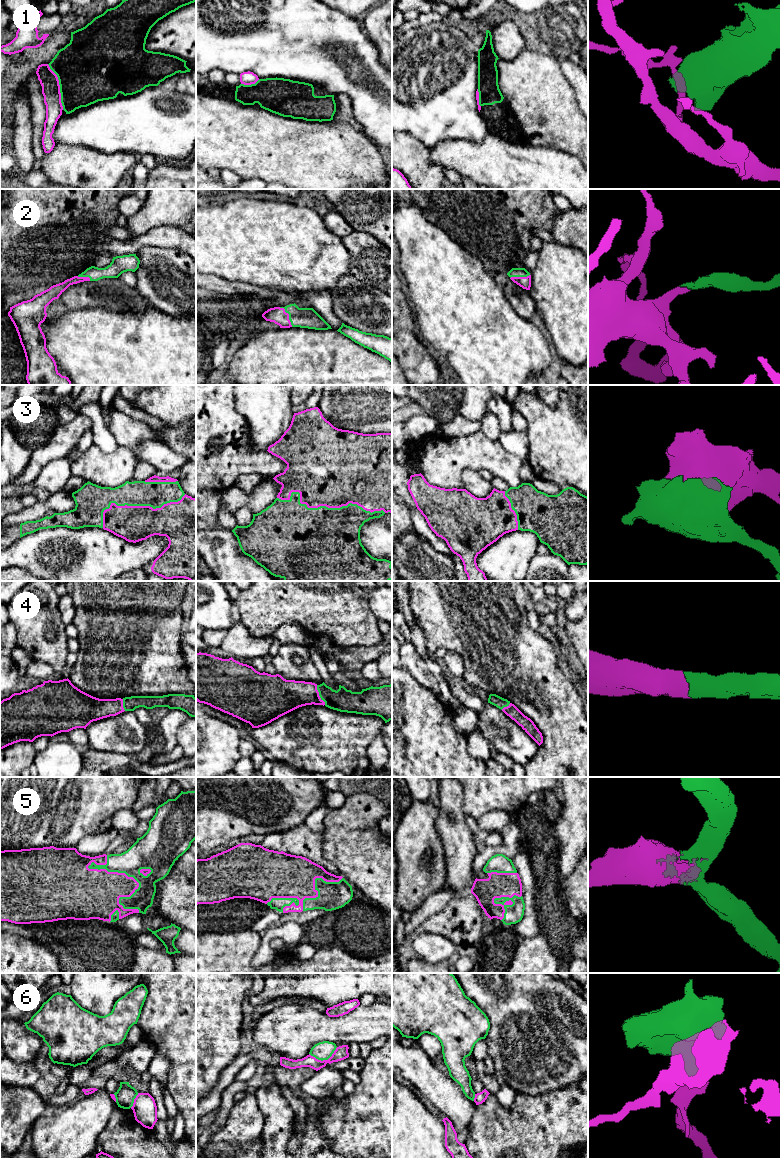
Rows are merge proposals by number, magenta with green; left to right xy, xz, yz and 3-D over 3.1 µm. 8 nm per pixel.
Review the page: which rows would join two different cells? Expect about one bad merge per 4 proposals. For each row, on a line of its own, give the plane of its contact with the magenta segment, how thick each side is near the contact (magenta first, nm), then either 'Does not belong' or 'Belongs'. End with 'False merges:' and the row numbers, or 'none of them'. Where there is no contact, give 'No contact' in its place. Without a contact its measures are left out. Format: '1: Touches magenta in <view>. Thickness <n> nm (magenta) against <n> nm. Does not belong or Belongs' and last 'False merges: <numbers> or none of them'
1: Touches magenta in xy. Thickness 150 nm (magenta) against 460 nm. Does not belong
2: Touches magenta in xz. Thickness 130 nm (magenta) against 160 nm. Belongs
3: Touches magenta in xz. Thickness 500 nm (magenta) against 480 nm. Belongs
4: Touches magenta in xz. Thickness 260 nm (magenta) against 190 nm. Belongs
5: Touches magenta in xy. Thickness 260 nm (magenta) against 260 nm. Belongs
6: Touches magenta in xz. Thickness 110 nm (magenta) against 140 nm. Does not belong
False merges: 1, 6

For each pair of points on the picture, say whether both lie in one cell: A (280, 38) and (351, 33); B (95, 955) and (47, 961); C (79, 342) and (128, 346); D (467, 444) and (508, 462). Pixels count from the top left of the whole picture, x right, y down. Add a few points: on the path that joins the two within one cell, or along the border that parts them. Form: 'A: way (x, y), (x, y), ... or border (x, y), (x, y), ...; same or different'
A: way (298, 38), (333, 38); same
B: border (42, 943), (45, 943), (55, 953), (60, 962); different
C: way (91, 346), (116, 346); same
D: way (477, 451), (490, 454), (498, 459); same

